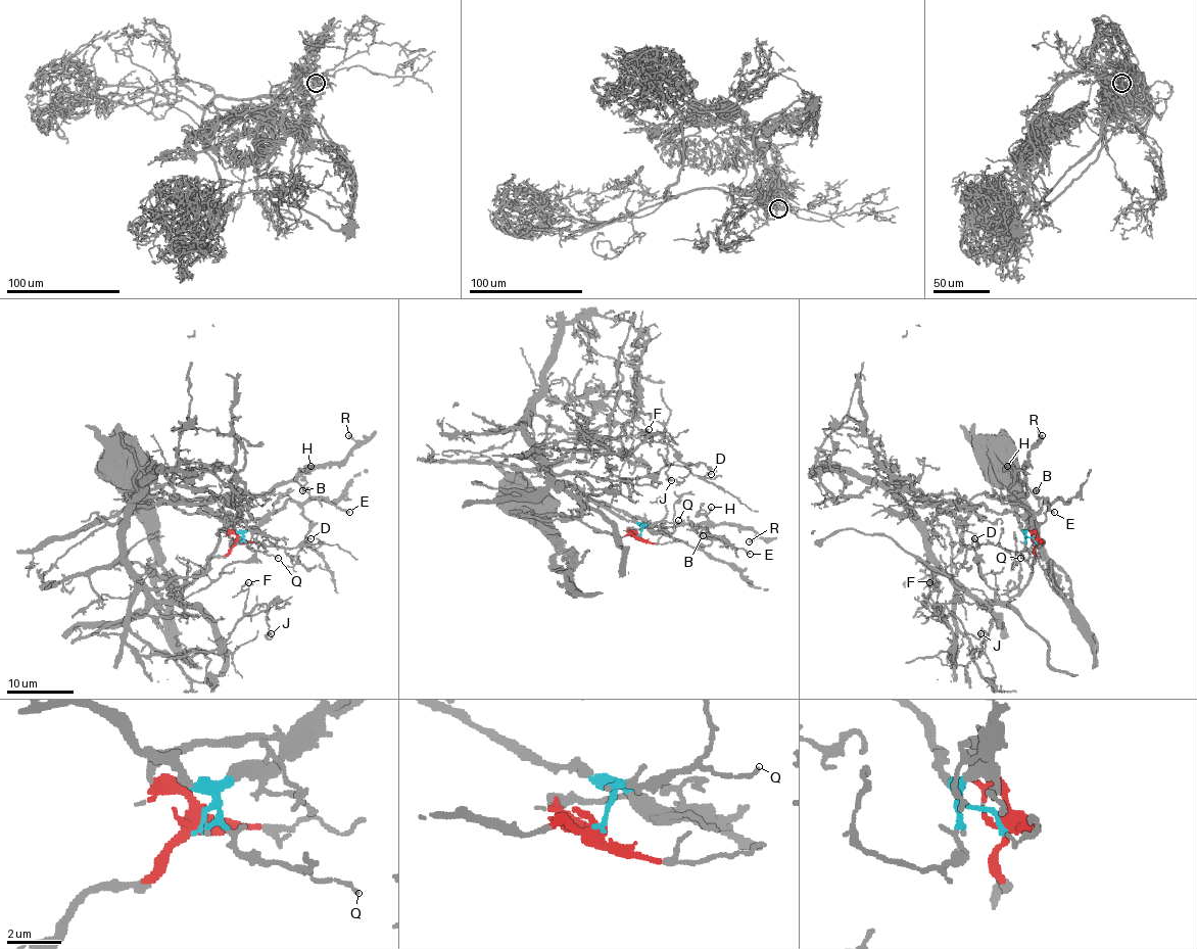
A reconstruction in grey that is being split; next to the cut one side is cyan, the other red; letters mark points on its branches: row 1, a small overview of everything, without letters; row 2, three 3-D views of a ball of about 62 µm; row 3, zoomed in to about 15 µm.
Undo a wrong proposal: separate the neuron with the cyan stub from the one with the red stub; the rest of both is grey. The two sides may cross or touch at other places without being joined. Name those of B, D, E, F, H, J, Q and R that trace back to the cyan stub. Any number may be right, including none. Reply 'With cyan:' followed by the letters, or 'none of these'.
With cyan: B, E, H, Q, R

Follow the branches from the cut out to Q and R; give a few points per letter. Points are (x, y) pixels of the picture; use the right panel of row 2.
Q: (1036, 541), (1028, 536), (1025, 538), (1020, 558)
R: (1036, 541), (1012, 512), (970, 502), (982, 493), (1008, 499), (1026, 491), (1023, 469), (1042, 435)

